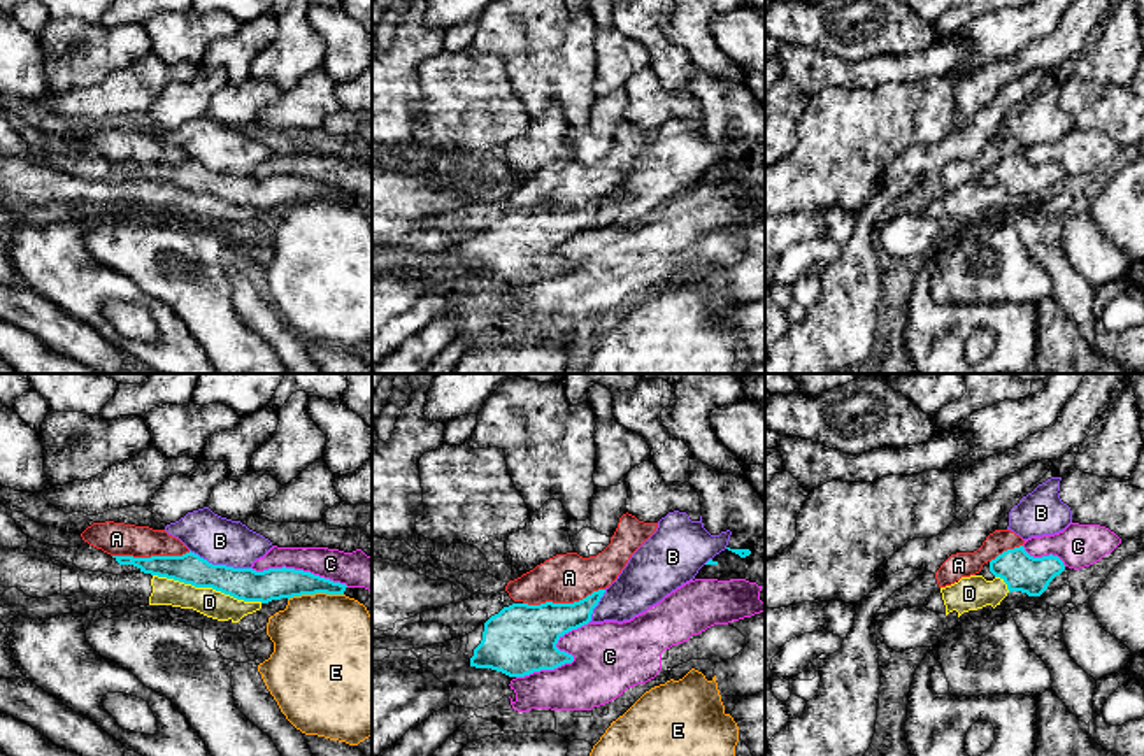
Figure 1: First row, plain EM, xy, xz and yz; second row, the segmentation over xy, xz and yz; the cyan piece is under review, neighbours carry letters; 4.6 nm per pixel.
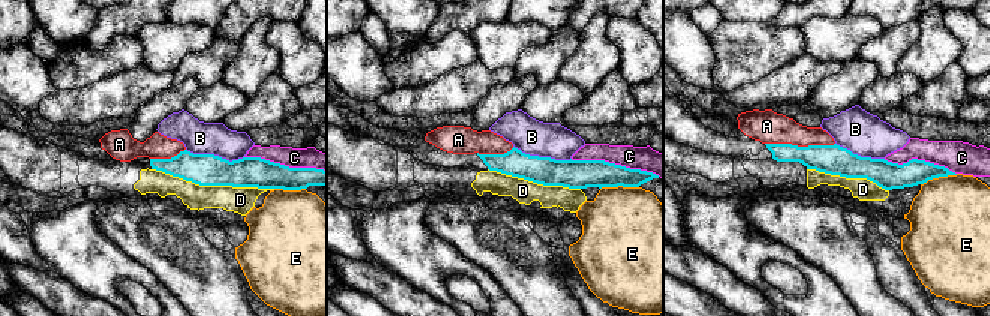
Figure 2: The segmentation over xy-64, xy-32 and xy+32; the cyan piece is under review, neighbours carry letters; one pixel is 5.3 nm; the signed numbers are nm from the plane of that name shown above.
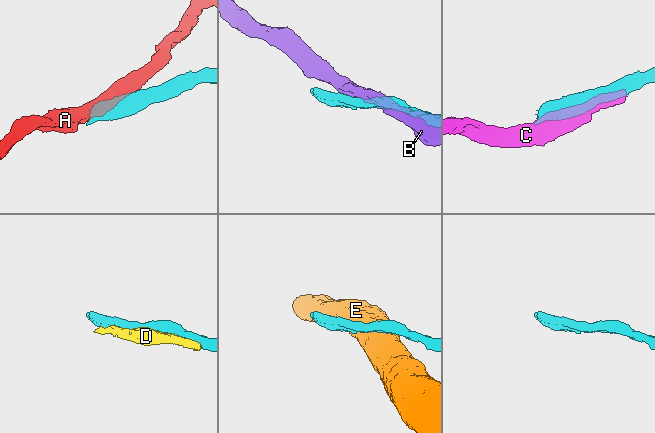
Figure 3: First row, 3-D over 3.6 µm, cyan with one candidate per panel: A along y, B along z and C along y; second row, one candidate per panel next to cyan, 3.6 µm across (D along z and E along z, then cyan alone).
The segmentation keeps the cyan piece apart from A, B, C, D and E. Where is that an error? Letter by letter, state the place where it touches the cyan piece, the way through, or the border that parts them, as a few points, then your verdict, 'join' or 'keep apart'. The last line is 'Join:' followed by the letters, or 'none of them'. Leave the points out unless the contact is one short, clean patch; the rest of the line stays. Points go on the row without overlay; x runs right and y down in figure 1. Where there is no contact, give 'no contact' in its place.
A: meets cyan in xz at (564, 211); keep apart
B: meets cyan in xy at (220, 172); keep apart
C: meets cyan in xz at (571, 269); keep apart
D: meets cyan in xy at (207, 193); keep apart
E: meets cyan in xy at (314, 200); border along xy (343, 200), (302, 200), (288, 207); keep apart
Join: none of them

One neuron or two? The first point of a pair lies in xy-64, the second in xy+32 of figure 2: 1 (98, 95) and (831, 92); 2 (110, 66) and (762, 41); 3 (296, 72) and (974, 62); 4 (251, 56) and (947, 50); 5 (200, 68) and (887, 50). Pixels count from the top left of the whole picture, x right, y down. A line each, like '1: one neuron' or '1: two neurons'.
1: two neurons
2: one neuron
3: one neuron
4: one neuron
5: one neuron

